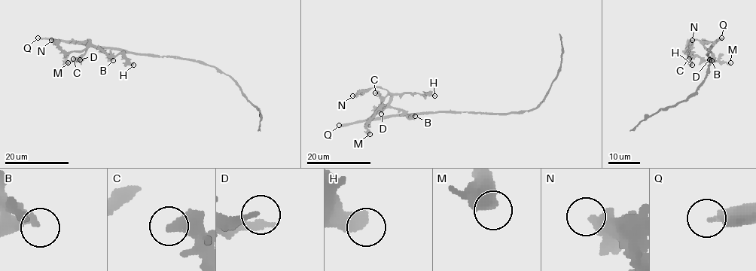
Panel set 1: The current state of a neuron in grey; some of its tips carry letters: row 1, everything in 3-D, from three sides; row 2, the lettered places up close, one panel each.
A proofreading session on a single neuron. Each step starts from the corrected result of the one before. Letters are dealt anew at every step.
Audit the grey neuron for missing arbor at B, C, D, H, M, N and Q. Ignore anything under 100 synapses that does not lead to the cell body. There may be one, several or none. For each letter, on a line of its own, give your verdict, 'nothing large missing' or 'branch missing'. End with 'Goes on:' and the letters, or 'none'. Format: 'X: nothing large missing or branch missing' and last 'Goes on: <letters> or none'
B: nothing large missing
C: nothing large missing
D: nothing large missing
H: nothing large missing
M: nothing large missing
N: nothing large missing
Q: branch missing
Goes on: Q

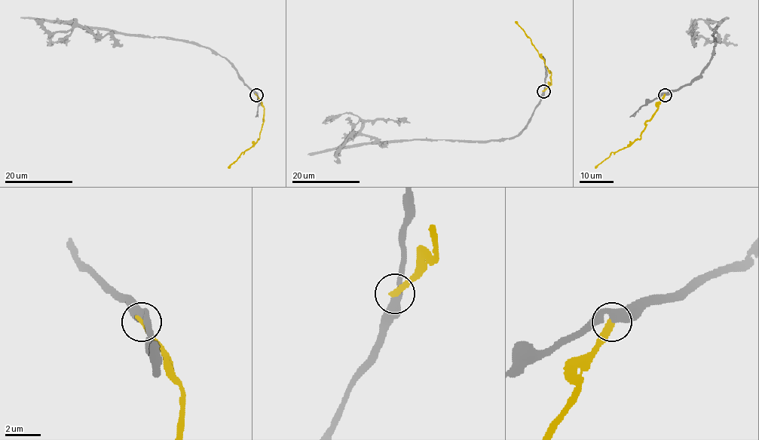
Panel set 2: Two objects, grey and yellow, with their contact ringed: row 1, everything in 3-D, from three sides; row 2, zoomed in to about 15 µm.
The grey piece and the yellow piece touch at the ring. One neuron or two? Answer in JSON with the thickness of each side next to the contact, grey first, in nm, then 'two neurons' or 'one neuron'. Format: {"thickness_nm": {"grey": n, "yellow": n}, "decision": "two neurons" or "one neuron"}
{"thickness_nm": {"grey": 440, "yellow": 300}, "decision": "two neurons"}

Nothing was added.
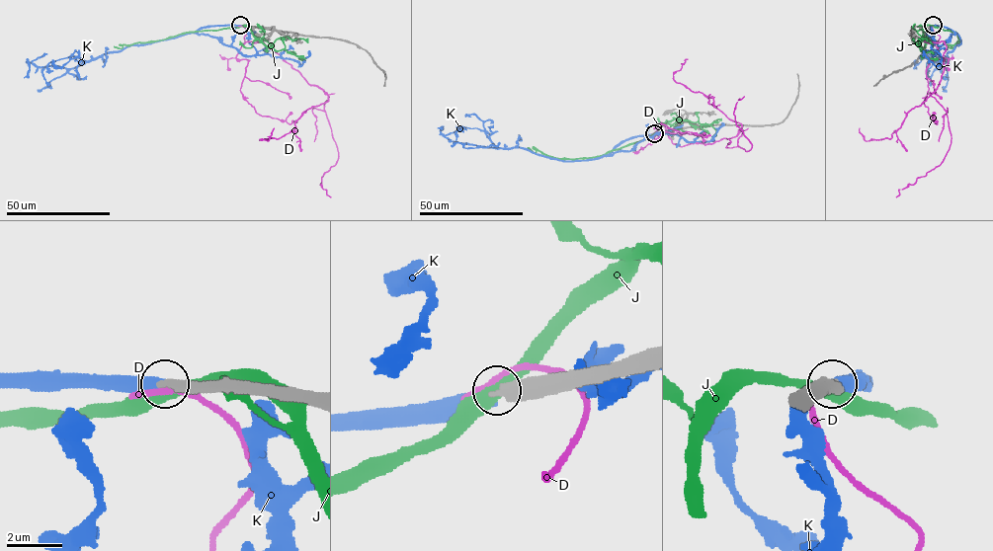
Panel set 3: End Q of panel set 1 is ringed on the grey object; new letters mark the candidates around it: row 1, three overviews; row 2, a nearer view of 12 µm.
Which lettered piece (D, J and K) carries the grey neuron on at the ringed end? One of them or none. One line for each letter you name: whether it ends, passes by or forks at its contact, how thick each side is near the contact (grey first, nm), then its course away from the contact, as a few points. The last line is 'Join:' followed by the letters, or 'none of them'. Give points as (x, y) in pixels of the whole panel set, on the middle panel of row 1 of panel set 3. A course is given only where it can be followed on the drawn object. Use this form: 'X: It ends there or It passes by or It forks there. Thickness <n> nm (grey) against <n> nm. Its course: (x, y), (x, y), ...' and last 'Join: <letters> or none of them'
K: It ends there. Thickness 460 nm (grey) against 440 nm. Its course: (654, 133), (620, 141), (598, 157), (562, 160), (519, 147), (451, 141), (441, 131), (443, 126), (437, 127)
Join: K

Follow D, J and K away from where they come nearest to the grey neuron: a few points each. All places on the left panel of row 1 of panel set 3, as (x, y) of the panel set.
D: (240, 26), (247, 33), (243, 44), (263, 41), (328, 95), (324, 110), (338, 161), (320, 184), (331, 197)
J: (241, 26), (192, 32), (160, 40), (123, 44), (120, 48), (114, 46)
K: (241, 25), (201, 27), (185, 35), (102, 54), (71, 68), (37, 66), (27, 60), (29, 72), (24, 77)

